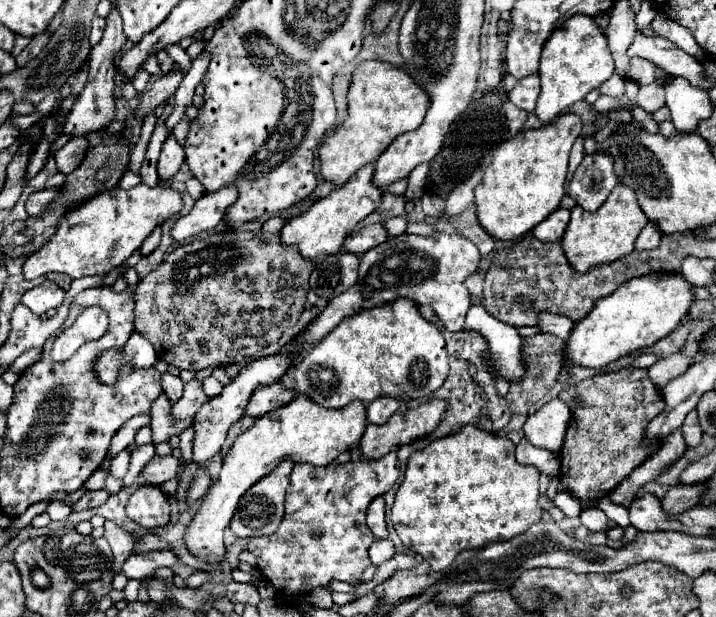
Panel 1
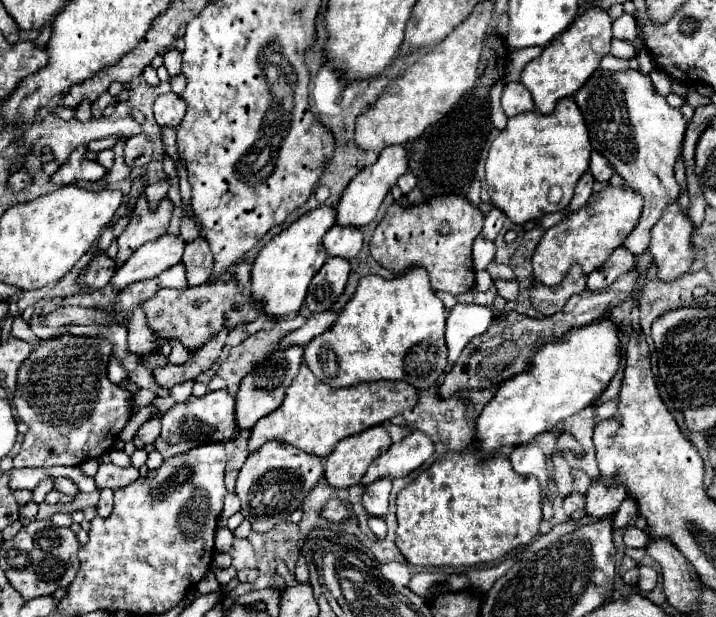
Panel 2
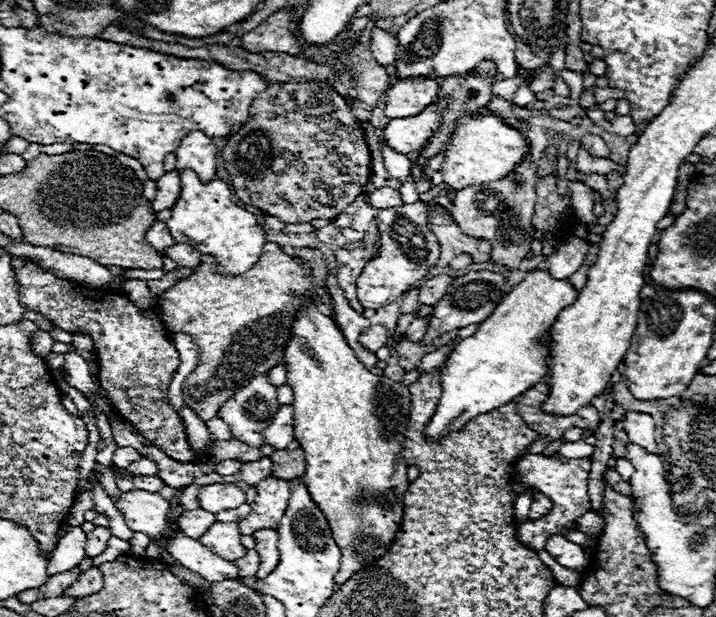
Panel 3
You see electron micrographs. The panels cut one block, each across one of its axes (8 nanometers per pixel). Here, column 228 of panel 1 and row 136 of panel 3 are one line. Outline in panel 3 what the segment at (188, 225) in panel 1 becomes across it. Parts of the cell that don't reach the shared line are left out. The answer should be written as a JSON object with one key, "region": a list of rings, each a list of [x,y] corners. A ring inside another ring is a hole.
{"region":[[[190,132],[176,148],[176,170],[194,170],[206,184],[216,178],[216,144],[202,132]]]}

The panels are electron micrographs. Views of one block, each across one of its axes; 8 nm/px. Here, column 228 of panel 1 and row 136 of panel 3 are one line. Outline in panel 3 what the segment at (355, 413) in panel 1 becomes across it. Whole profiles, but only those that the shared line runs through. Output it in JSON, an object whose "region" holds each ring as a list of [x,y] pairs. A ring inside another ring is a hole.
{"region":[[[460,116],[450,142],[440,152],[440,156],[444,156],[440,174],[444,176],[444,184],[456,192],[466,186],[494,182],[508,176],[518,166],[528,150],[526,146],[528,144],[518,130],[508,128],[494,116]]]}

